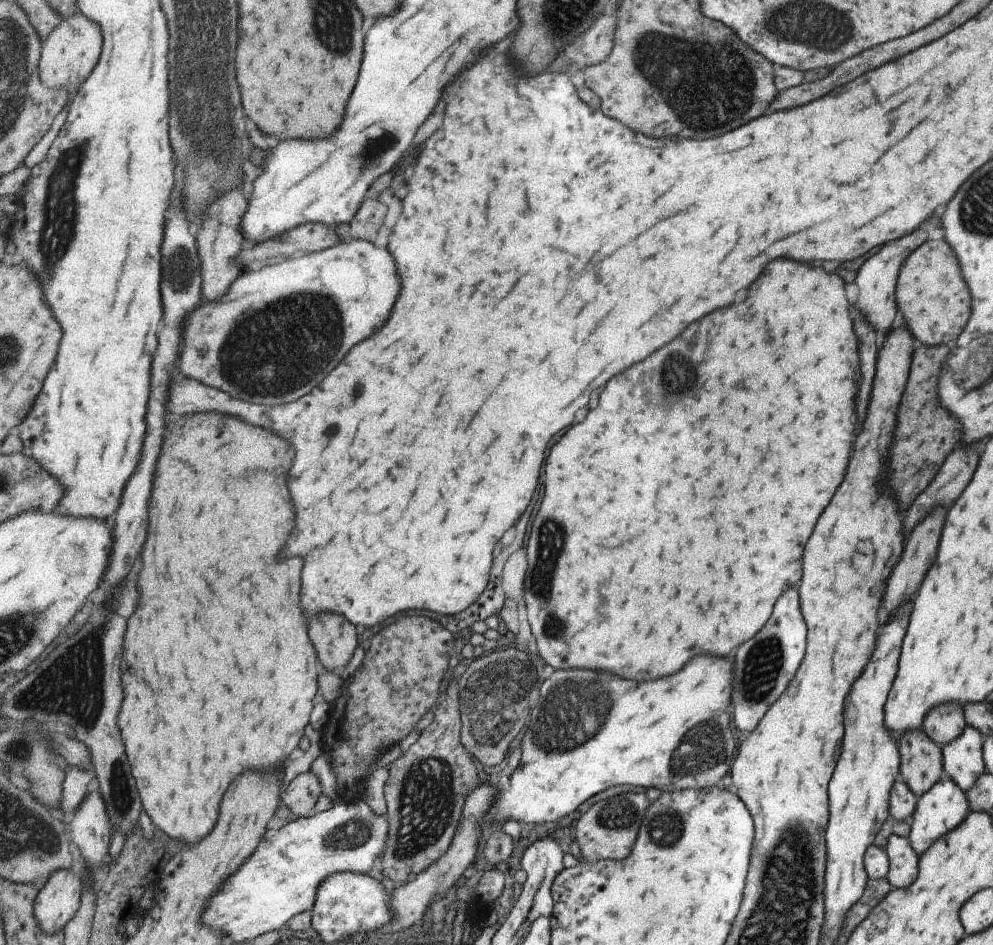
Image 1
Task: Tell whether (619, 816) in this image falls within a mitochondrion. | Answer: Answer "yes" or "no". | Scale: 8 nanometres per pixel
yes

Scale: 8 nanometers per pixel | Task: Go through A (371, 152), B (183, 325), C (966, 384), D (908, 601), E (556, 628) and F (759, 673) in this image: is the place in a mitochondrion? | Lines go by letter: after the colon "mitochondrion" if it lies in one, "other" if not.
A: mitochondrion
B: other
C: mitochondrion
D: other
E: mitochondrion
F: mitochondrion

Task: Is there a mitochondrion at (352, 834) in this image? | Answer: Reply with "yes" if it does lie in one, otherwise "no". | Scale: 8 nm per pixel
yes

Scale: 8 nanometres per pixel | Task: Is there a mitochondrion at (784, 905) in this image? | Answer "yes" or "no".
yes

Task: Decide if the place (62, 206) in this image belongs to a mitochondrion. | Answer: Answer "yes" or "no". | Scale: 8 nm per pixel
yes

